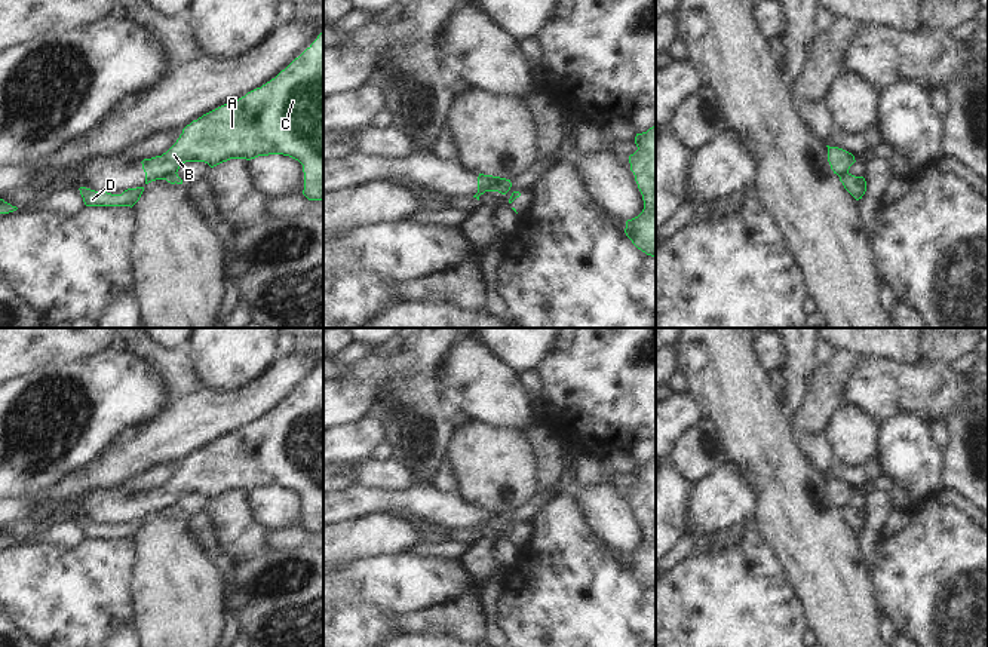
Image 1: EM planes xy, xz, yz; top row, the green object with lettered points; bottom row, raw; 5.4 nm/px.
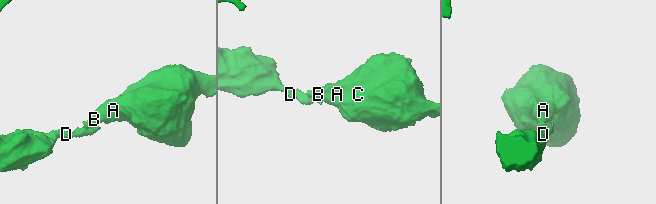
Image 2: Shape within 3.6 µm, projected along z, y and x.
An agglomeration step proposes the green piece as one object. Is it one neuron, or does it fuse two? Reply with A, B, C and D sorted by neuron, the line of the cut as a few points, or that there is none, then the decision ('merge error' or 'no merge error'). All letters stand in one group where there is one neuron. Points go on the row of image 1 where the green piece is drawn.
groups A B C / D; cut xz (505, 178), (496, 190); merge error

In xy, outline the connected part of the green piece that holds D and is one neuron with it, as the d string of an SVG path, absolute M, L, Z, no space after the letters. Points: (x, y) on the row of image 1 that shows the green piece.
M80 187L79 190L86 206L131 206L132 208L139 200L144 187L128 188L122 194L95 191L86 187Z

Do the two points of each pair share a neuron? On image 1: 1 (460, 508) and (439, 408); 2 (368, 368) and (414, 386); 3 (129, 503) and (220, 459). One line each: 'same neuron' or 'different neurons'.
1: different neurons
2: same neuron
3: same neuron

